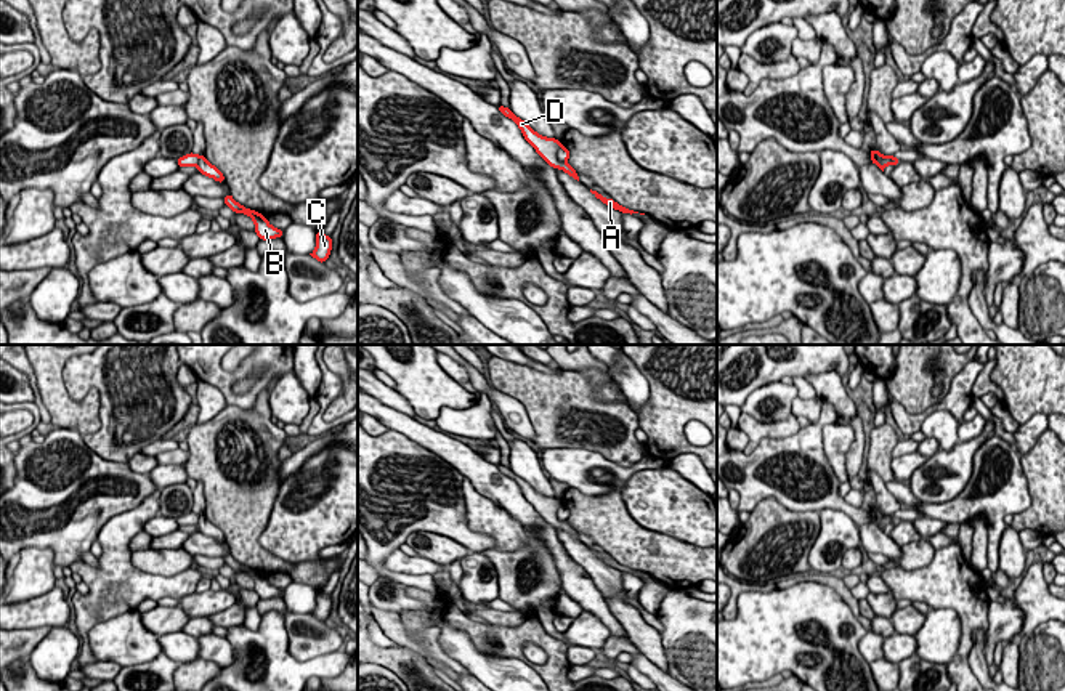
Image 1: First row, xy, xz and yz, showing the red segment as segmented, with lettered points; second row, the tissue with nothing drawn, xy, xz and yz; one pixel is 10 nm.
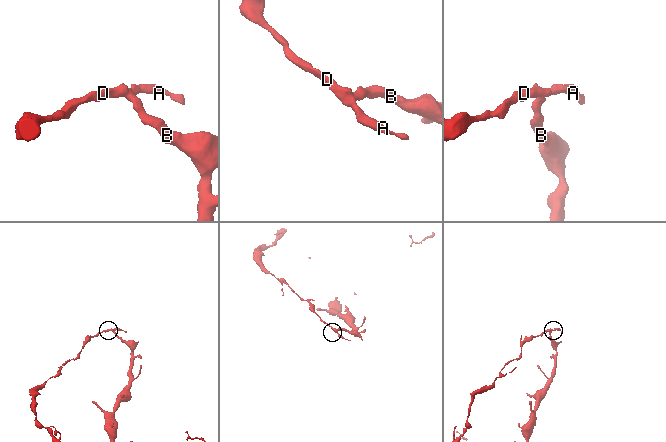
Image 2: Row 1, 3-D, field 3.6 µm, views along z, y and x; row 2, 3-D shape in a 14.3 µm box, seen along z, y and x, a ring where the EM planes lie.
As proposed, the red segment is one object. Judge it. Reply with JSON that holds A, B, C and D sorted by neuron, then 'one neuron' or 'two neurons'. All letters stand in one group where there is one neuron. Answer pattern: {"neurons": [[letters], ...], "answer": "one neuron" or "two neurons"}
{"neurons": [["A", "D"], ["B", "C"]], "answer": "two neurons"}

